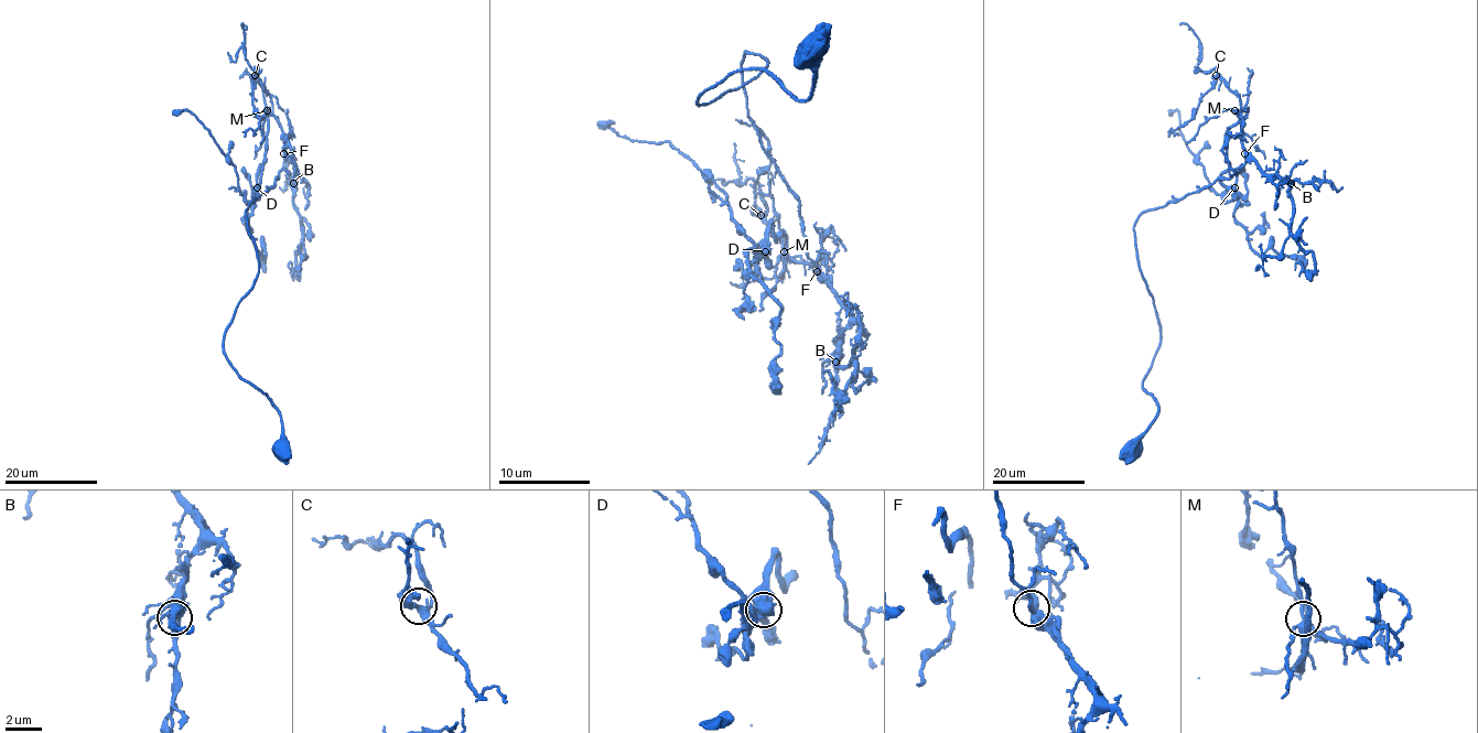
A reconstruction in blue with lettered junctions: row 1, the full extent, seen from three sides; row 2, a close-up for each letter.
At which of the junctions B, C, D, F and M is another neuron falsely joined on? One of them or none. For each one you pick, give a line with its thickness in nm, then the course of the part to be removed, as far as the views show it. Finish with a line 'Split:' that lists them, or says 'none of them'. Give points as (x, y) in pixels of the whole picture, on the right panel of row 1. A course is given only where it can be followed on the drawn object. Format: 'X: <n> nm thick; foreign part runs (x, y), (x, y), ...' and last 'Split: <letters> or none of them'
Split: none of them

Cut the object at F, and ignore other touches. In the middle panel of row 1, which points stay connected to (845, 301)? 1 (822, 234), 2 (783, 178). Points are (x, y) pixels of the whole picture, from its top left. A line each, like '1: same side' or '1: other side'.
1: same side
2: other side

